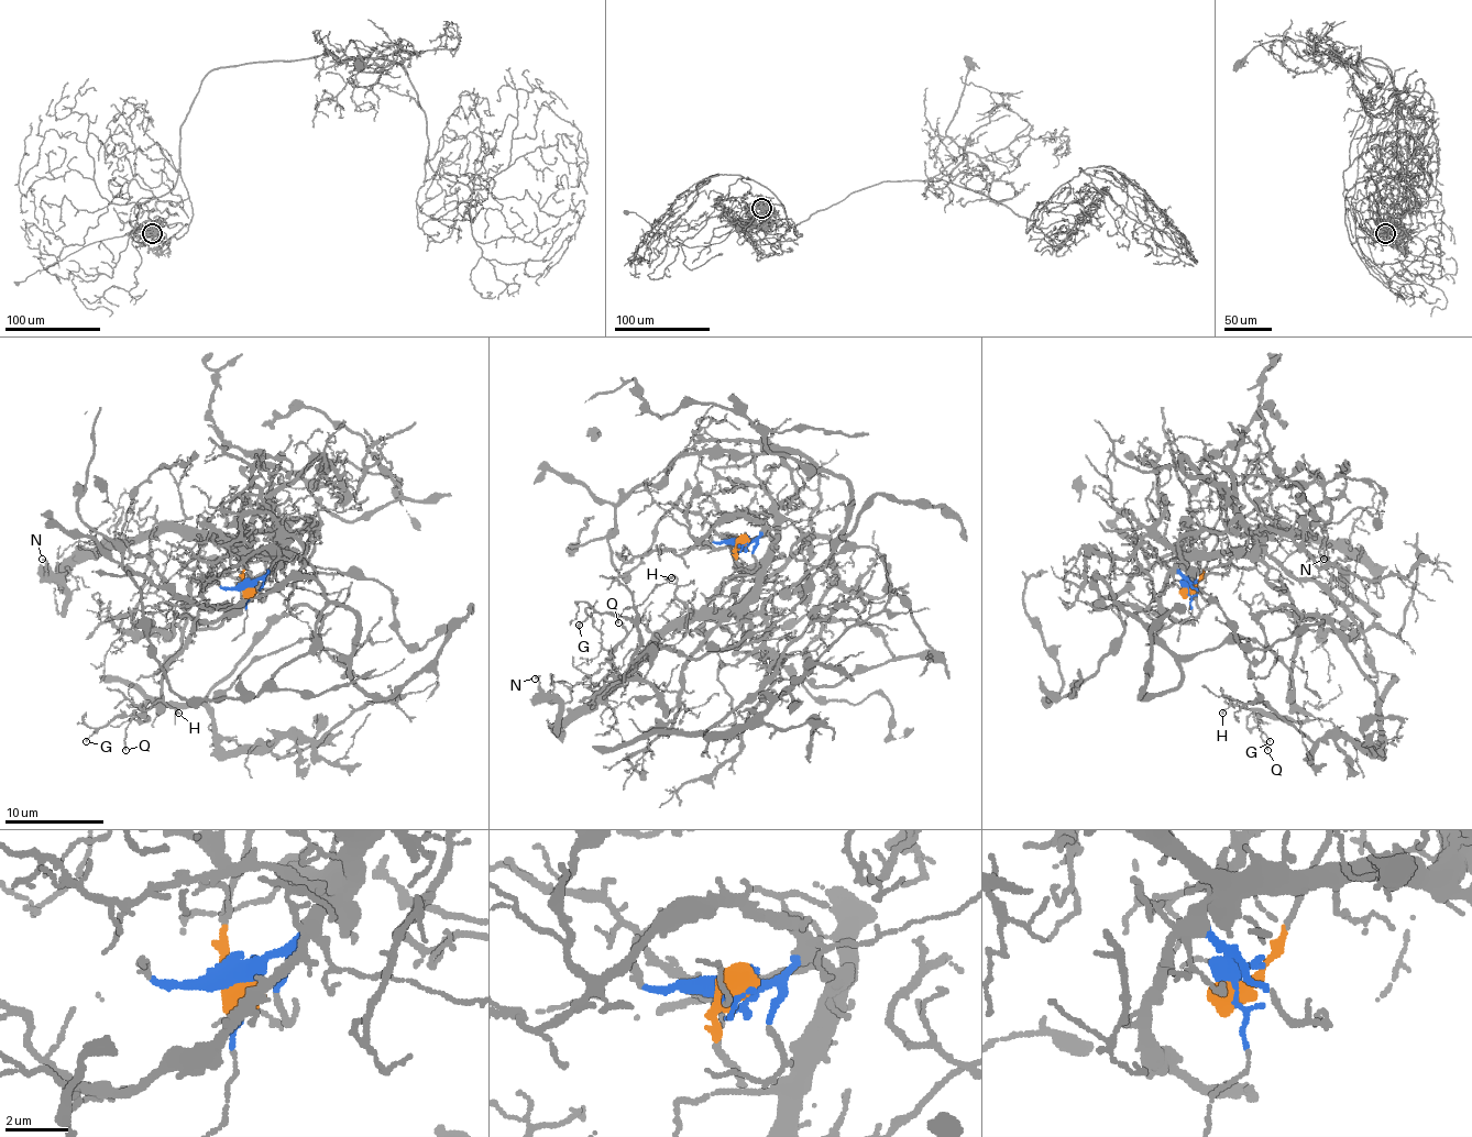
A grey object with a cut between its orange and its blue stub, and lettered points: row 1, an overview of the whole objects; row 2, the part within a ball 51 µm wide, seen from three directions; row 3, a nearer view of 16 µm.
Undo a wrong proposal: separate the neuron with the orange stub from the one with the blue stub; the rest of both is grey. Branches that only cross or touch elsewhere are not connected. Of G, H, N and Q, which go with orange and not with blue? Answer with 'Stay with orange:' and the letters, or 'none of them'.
Stay with orange: none of them

